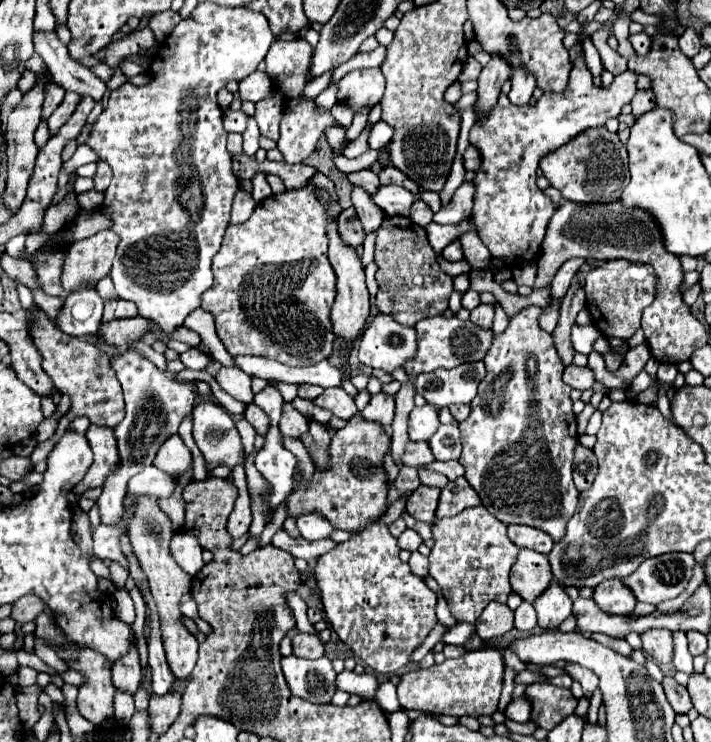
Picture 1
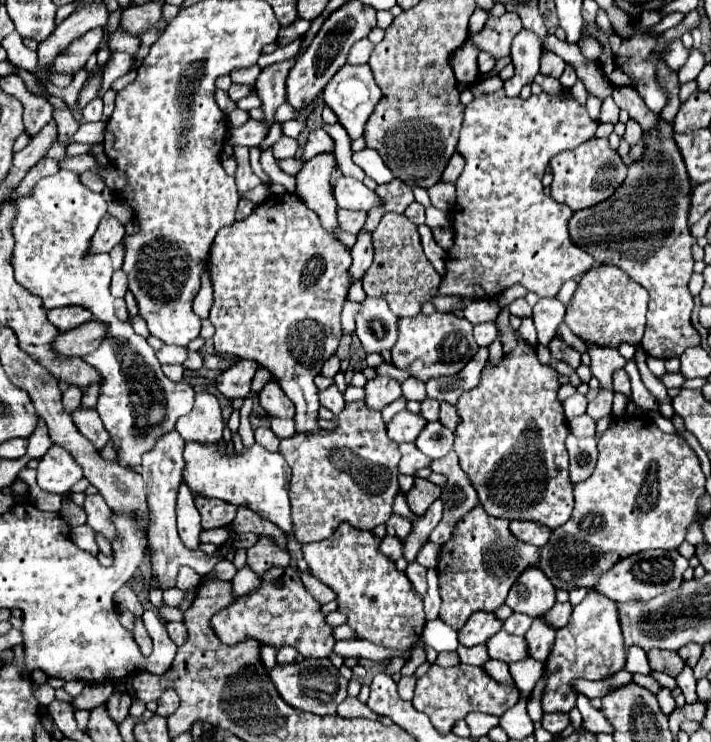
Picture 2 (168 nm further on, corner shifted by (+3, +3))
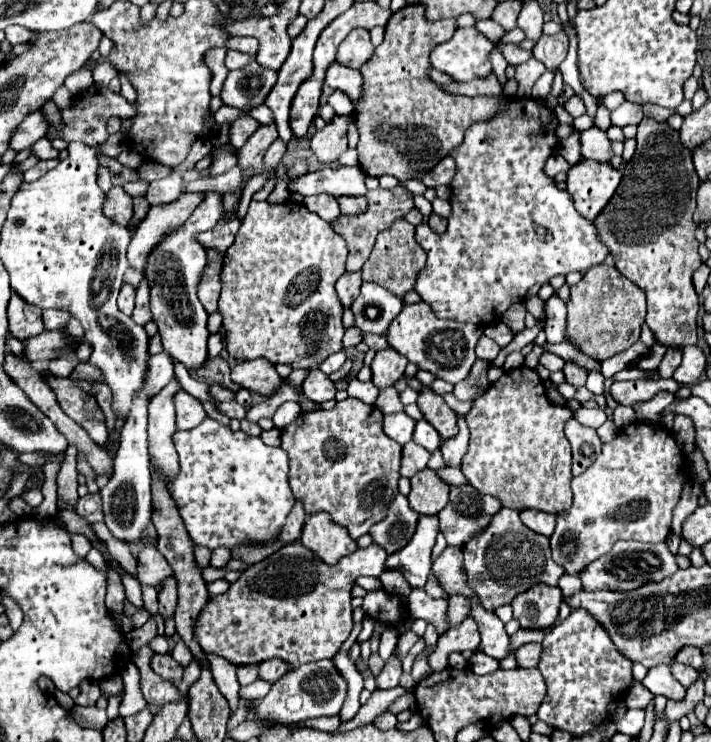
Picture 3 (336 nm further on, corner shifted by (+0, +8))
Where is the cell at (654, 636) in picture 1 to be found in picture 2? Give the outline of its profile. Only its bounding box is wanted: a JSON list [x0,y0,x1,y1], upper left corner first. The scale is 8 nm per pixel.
[648,649,684,677]

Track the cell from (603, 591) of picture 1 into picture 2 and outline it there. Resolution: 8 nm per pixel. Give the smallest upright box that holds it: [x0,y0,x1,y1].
[542,593,626,713]

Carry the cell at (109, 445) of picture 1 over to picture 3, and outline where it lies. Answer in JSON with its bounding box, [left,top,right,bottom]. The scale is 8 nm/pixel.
[49,376,109,444]

